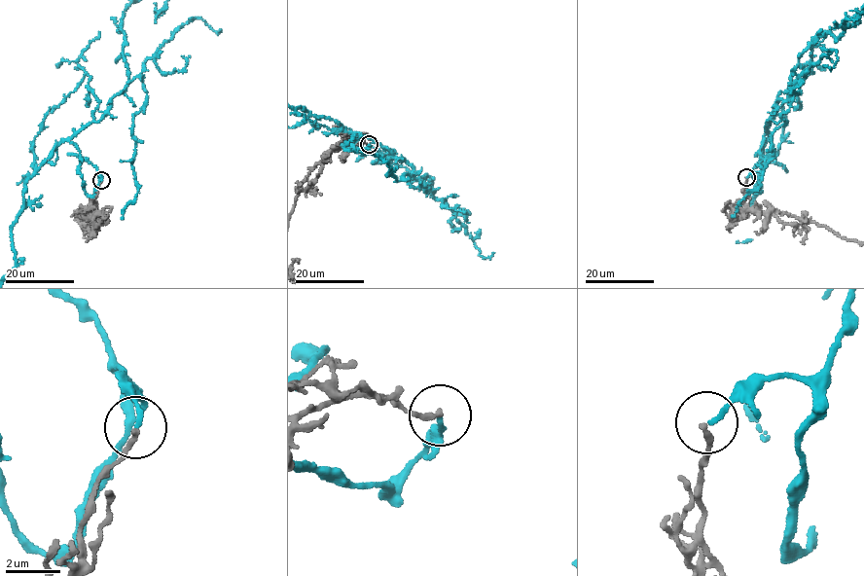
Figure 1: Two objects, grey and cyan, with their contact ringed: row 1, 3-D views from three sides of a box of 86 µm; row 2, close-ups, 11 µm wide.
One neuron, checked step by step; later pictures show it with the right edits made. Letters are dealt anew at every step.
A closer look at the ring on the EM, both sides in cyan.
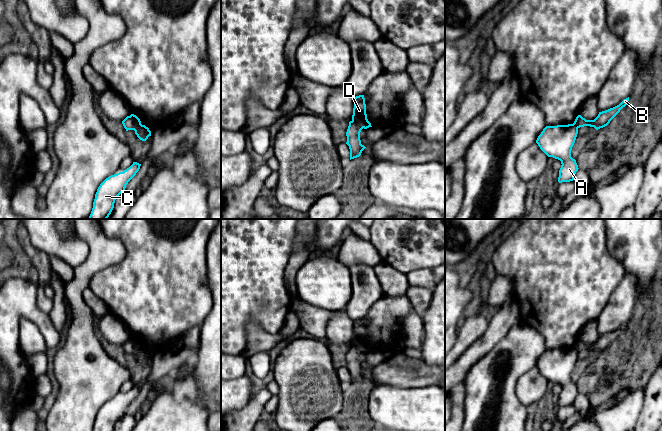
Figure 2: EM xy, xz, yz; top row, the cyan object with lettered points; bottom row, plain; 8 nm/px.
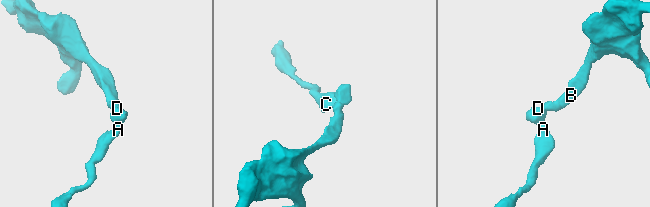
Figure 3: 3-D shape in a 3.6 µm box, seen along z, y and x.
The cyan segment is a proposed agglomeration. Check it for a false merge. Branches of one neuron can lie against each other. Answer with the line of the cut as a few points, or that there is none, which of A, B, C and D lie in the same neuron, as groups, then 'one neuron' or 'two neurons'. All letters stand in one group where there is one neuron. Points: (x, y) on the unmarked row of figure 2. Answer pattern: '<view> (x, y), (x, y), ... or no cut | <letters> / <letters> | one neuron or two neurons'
xz (352, 344), (362, 352) | A C D / B | two neurons

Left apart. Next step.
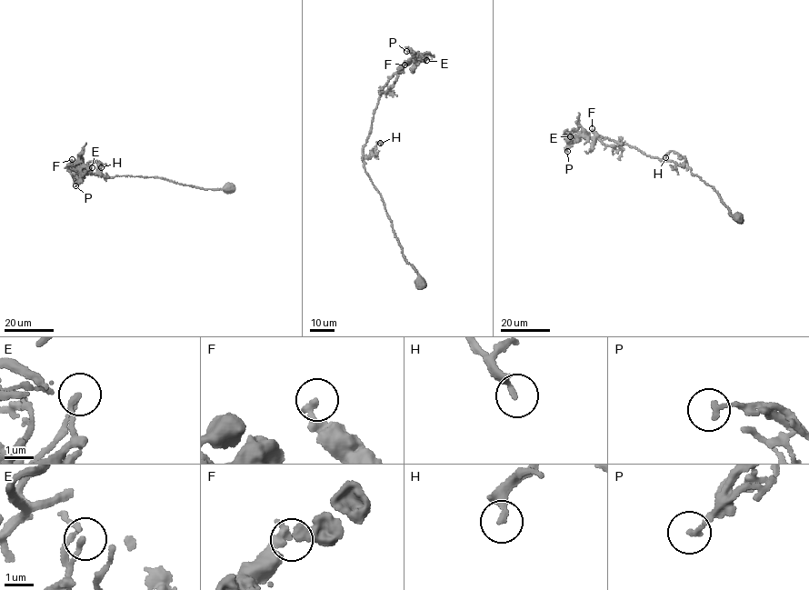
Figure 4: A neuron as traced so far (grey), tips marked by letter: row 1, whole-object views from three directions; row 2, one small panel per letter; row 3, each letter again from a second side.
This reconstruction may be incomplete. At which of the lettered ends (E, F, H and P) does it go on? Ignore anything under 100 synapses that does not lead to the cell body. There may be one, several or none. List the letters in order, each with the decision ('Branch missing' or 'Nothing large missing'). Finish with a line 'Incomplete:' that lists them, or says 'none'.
E: Nothing large missing
F: Nothing large missing
H: Nothing large missing
P: Nothing large missing
Incomplete: none

